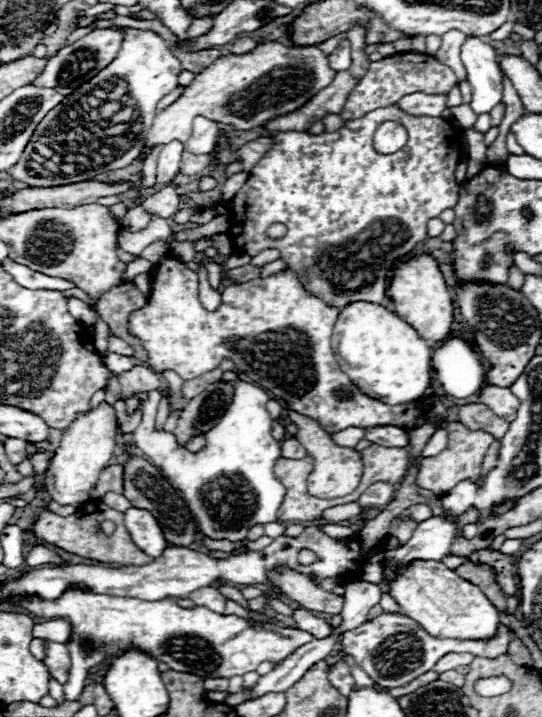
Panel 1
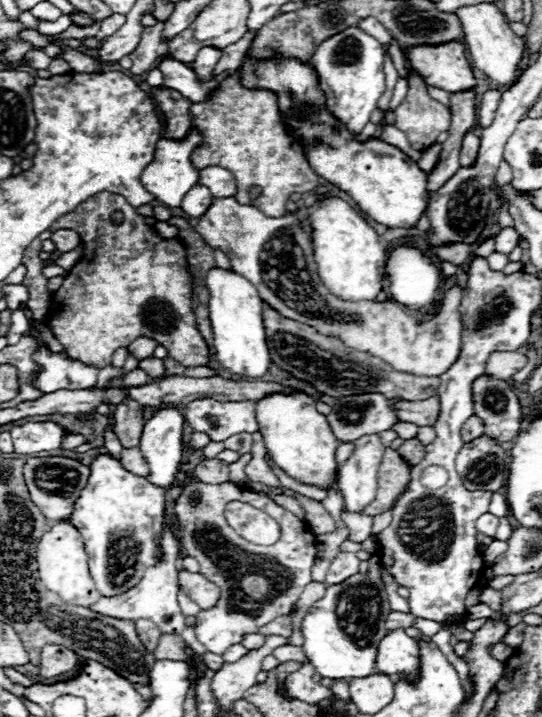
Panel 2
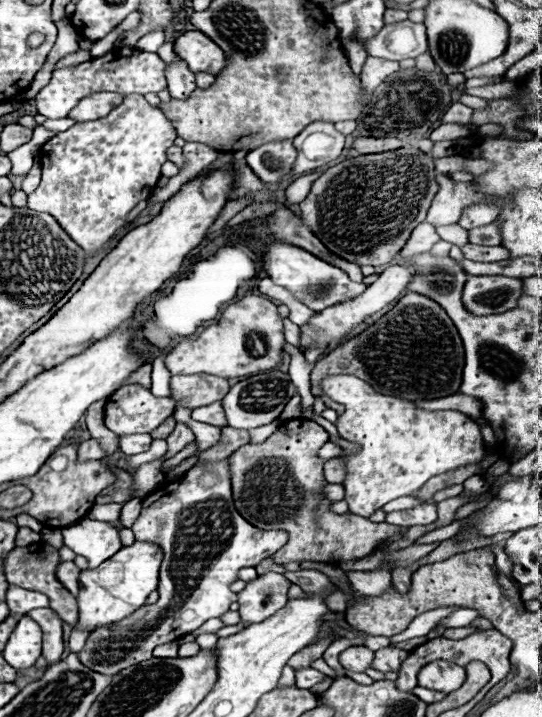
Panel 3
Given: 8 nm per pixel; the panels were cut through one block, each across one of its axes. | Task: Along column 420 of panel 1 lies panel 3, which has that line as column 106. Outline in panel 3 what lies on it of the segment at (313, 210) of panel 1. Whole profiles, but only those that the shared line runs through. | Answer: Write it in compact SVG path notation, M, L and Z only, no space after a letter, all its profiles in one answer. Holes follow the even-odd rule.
M126 96L124 104L120 108L114 108L108 116L90 120L90 122L78 122L72 128L56 134L50 138L40 152L40 164L42 164L42 182L28 196L28 208L36 212L48 212L52 214L58 224L80 244L86 252L86 256L92 256L98 248L102 248L122 226L126 214L142 200L148 200L156 188L156 182L160 180L160 168L168 160L166 150L174 144L176 130L164 114L156 108L152 108L144 96Z

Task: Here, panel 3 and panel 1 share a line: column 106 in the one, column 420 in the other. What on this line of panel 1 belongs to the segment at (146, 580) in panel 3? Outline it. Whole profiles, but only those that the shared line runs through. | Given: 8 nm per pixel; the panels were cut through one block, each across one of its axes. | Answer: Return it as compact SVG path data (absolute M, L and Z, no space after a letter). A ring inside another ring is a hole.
M414 560L404 574L396 574L396 564L380 562L384 578L390 582L390 596L398 602L400 610L416 620L430 636L456 638L456 640L484 640L492 638L498 628L498 610L484 596L484 592L460 578L454 570L436 560Z

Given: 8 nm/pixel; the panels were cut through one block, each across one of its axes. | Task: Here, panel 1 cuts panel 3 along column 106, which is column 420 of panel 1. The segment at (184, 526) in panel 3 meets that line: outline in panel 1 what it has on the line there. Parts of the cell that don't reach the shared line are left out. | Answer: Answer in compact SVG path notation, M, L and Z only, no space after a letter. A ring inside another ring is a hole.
M384 612L382 616L362 624L356 630L344 632L342 634L342 652L354 656L358 666L382 688L398 688L408 682L412 682L418 674L430 672L434 664L450 654L450 652L472 652L474 656L484 656L484 658L498 658L502 654L508 654L508 644L510 644L510 630L508 626L500 624L496 630L494 640L438 640L434 636L428 636L424 628L420 628L414 620L410 620L404 614L388 614Z

